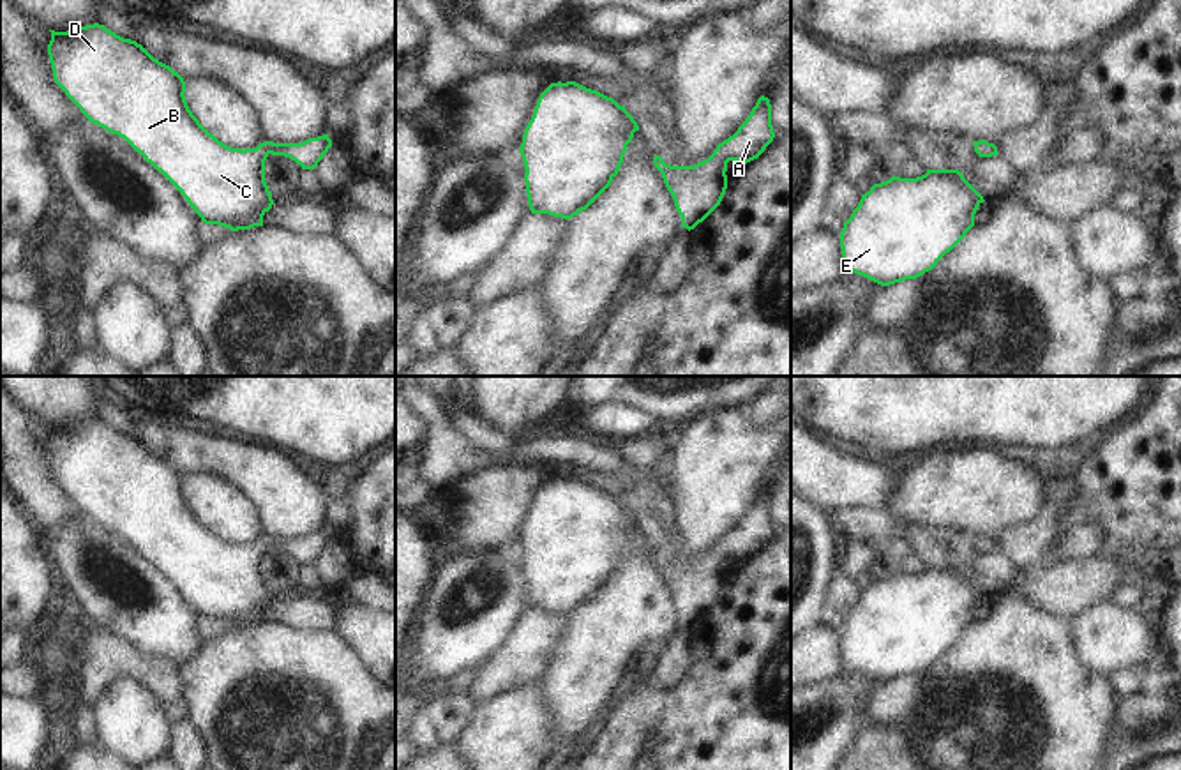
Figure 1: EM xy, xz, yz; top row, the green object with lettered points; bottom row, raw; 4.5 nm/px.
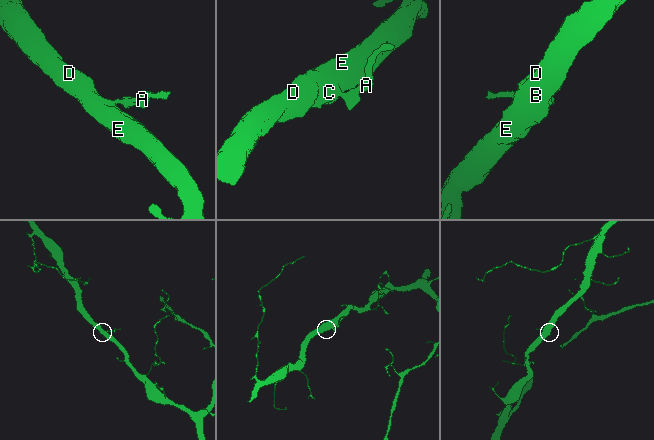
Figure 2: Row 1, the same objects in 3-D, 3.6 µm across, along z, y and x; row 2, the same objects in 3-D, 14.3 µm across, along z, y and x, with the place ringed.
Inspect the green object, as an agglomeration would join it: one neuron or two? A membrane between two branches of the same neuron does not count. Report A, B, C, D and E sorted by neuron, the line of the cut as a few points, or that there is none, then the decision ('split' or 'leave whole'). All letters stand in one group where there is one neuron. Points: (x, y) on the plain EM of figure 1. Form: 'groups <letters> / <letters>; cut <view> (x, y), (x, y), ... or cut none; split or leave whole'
groups A B C D E; cut none; leave whole

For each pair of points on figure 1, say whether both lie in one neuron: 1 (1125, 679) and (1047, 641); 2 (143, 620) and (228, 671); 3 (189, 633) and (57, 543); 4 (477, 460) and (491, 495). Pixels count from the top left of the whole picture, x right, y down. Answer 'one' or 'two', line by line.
1: two
2: two
3: one
4: two

